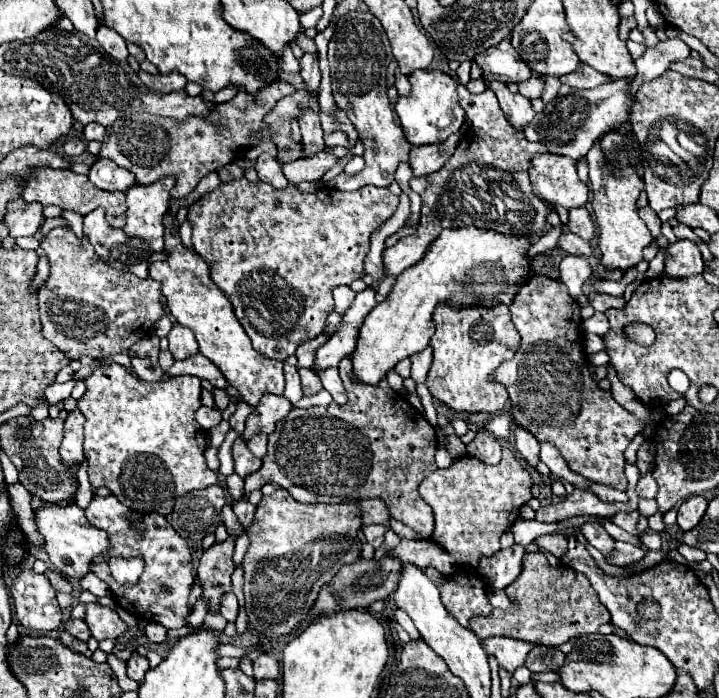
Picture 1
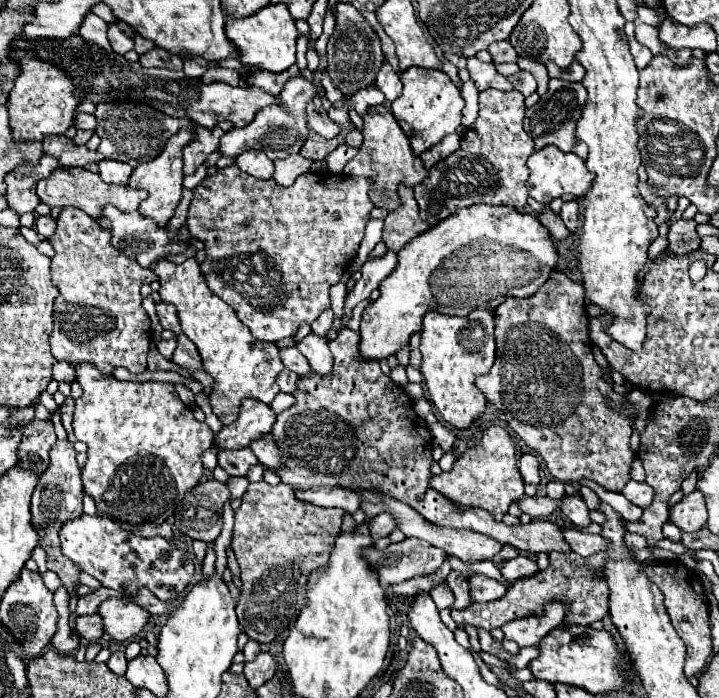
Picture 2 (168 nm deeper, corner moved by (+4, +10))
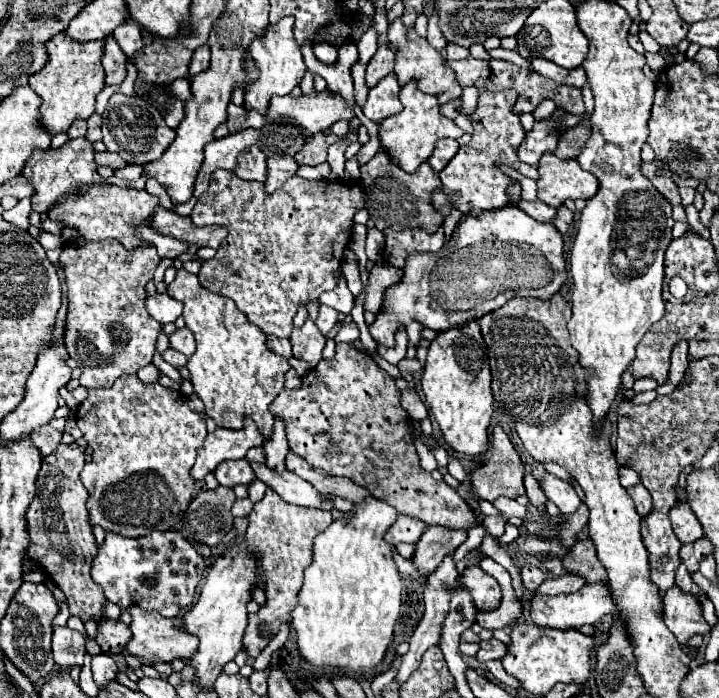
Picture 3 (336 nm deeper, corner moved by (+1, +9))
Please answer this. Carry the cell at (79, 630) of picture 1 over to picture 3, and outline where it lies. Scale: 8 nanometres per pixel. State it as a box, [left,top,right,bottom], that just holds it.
[95,618,131,654]

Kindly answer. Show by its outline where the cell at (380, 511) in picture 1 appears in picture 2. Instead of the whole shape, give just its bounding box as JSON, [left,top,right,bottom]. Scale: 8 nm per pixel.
[294,487,360,513]

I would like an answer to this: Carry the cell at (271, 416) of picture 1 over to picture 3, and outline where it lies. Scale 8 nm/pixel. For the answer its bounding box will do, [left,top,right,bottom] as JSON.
[191,418,263,480]

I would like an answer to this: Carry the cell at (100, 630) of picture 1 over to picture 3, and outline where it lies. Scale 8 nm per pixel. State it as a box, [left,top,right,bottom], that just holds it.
[127,606,197,664]

